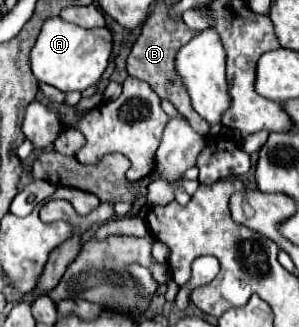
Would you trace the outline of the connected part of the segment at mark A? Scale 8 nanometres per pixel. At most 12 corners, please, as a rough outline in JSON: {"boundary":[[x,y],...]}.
{"boundary":[[49,17],[31,49],[33,75],[85,91],[109,65],[113,35]]}

